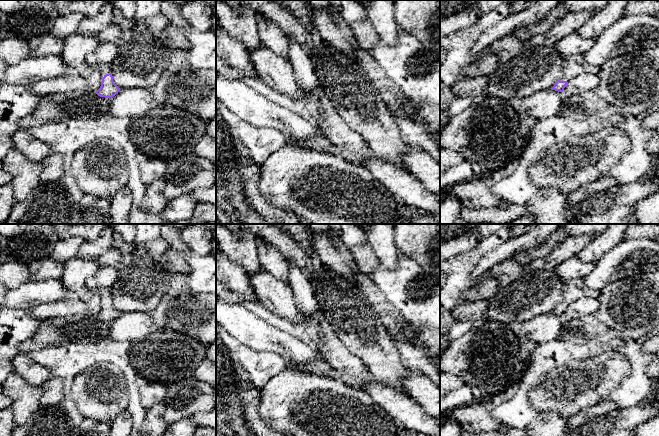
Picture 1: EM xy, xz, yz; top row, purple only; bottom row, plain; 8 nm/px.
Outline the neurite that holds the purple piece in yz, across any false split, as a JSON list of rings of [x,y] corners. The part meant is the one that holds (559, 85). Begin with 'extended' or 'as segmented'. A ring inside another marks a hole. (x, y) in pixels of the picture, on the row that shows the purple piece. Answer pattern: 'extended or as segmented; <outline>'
extended; [[[574,54],[565,60],[564,73],[555,82],[551,90],[563,92],[570,80],[583,73],[598,74],[600,67],[594,67],[584,61],[584,54]]]

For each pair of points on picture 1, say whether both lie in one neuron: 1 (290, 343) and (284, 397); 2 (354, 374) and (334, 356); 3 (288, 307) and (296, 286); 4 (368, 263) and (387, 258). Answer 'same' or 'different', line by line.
1: different
2: same
3: different
4: different

